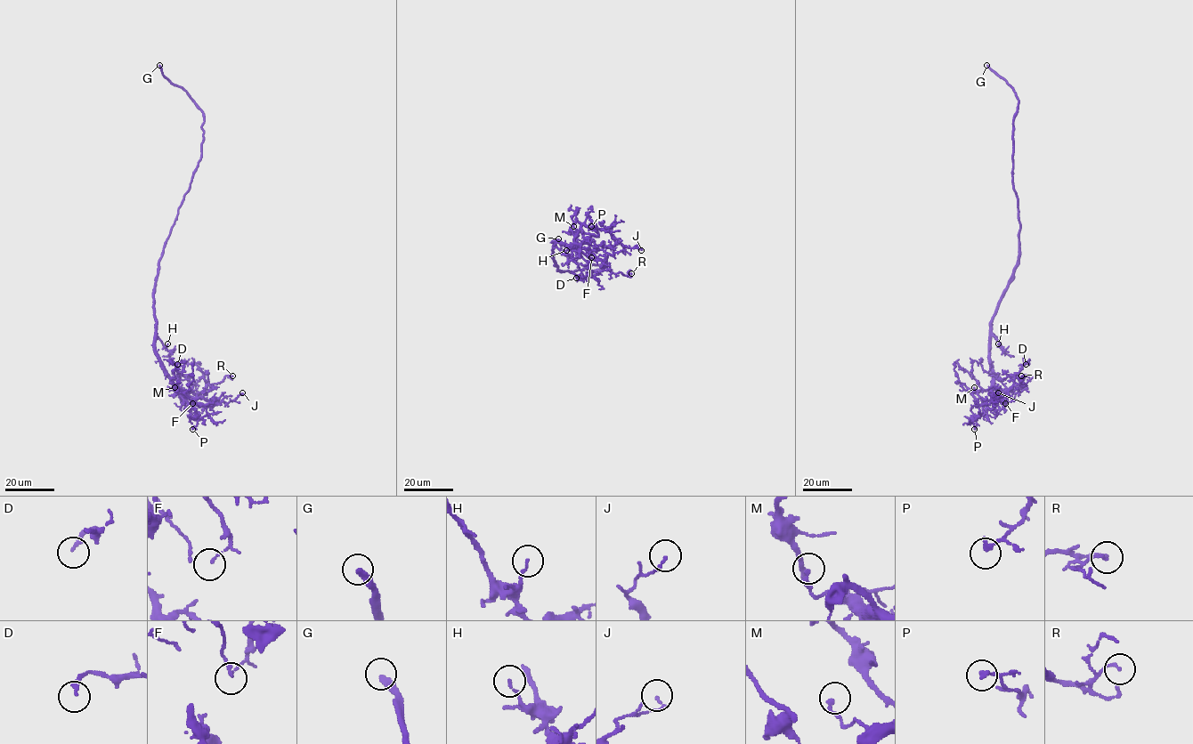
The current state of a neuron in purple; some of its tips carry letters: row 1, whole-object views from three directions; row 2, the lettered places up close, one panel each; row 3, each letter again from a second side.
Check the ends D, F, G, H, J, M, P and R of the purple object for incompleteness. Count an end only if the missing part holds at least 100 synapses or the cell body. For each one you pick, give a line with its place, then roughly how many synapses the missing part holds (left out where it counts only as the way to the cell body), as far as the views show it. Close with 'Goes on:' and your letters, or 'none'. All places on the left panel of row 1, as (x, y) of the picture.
G: Place: (159, 65). Roughly 350 synapses
Goes on: G

